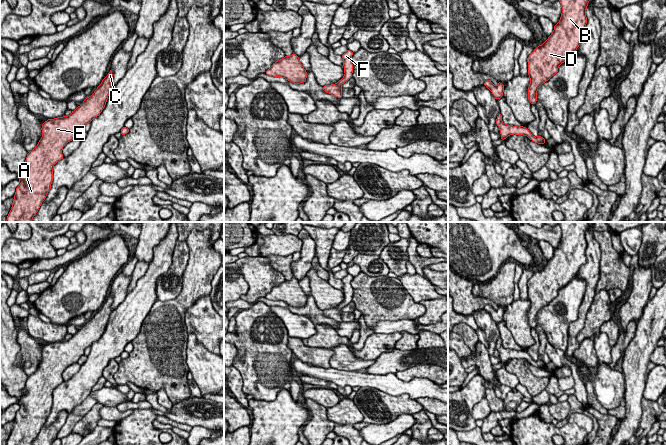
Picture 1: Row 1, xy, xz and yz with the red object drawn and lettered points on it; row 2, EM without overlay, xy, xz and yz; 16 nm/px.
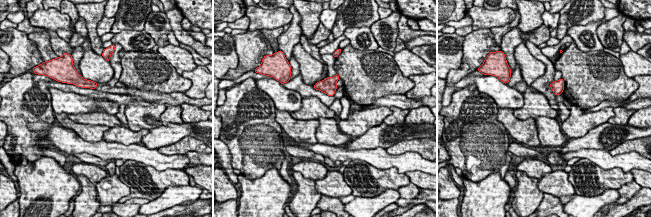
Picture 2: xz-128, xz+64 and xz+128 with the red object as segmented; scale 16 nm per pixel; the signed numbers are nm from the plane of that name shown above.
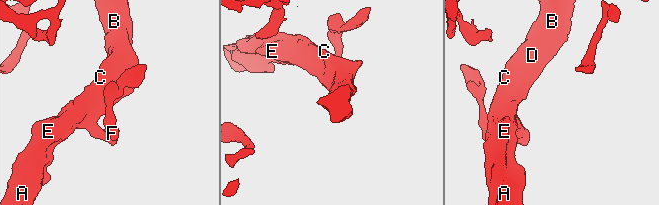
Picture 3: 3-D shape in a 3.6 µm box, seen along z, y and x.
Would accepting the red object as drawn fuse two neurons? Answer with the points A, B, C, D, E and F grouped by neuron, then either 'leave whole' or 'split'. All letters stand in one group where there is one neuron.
groups A B C D E F; leave whole

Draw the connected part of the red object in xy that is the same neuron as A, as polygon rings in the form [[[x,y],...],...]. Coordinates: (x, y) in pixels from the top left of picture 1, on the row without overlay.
[[[110,294],[94,317],[87,321],[69,340],[48,343],[42,348],[42,362],[39,364],[38,369],[27,378],[24,387],[26,393],[21,396],[20,409],[16,412],[13,429],[6,445],[32,445],[51,413],[54,389],[64,382],[62,378],[63,371],[68,366],[76,363],[84,355],[85,349],[100,339],[113,311],[111,308],[112,302],[113,298]]]

